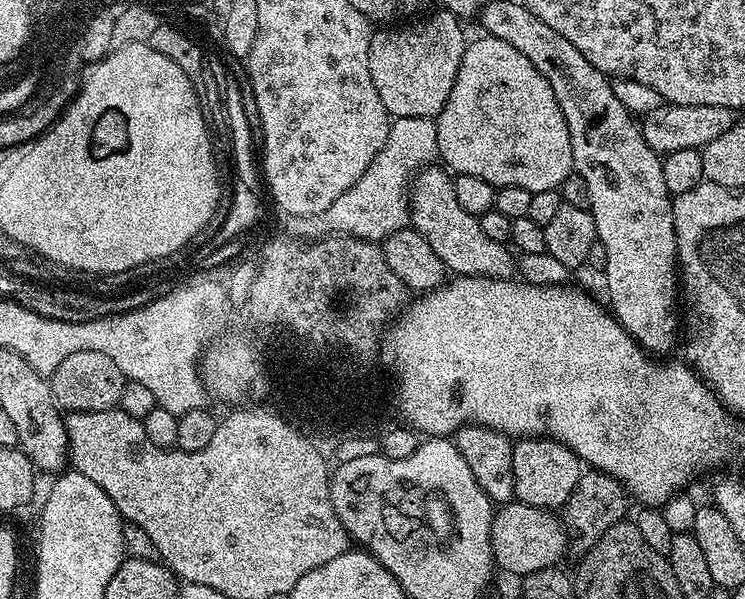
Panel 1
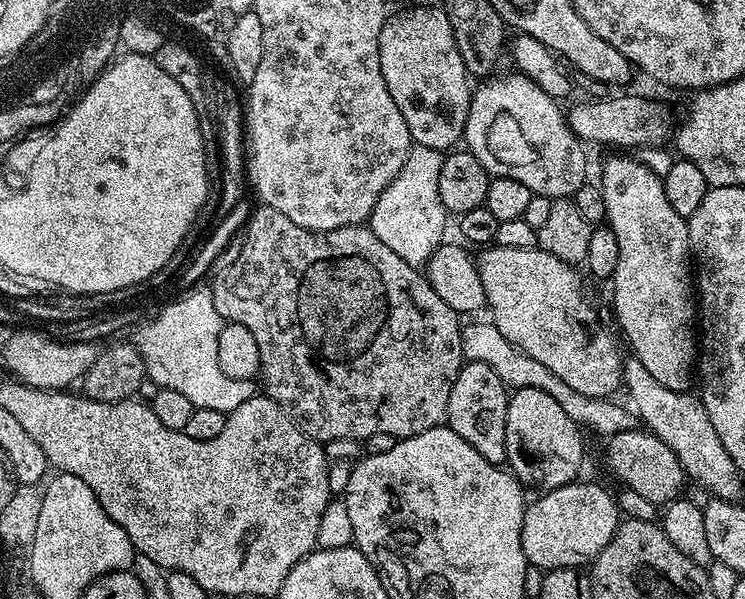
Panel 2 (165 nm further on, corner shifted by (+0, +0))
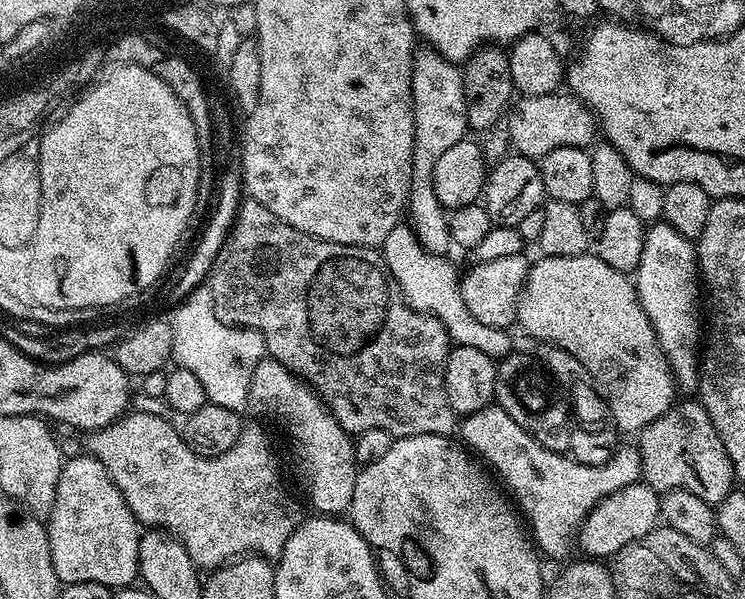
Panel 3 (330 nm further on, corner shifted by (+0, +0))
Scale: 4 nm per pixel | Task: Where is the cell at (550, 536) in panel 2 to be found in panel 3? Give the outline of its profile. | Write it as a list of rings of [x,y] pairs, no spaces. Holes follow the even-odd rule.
[[[643,482],[614,490],[614,494],[602,498],[580,526],[578,548],[584,551],[581,553],[588,558],[611,558],[622,546],[630,546],[630,542],[650,534],[661,519],[660,499],[657,492]]]

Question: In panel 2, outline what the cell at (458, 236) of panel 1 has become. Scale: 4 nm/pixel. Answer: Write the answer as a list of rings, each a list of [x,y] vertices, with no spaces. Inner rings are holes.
[[[493,243],[481,252],[484,253],[477,255],[475,261],[482,278],[487,311],[492,311],[491,323],[502,330],[510,343],[542,362],[542,366],[558,374],[558,378],[578,390],[578,394],[611,397],[624,378],[621,341],[613,325],[604,324],[599,310],[592,305],[584,280],[576,273],[579,271],[538,246],[518,250]]]

